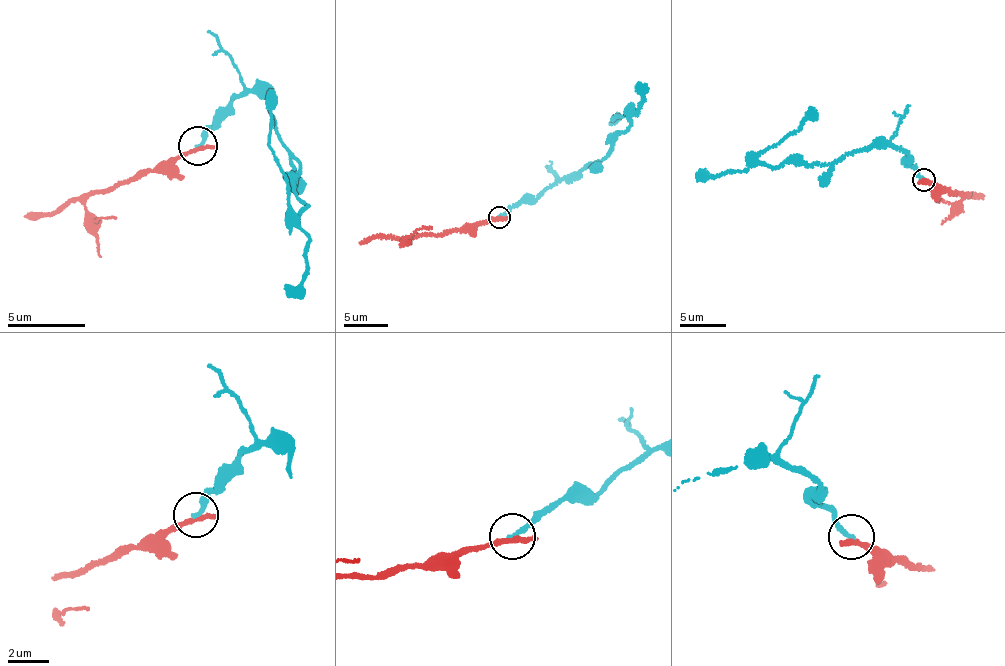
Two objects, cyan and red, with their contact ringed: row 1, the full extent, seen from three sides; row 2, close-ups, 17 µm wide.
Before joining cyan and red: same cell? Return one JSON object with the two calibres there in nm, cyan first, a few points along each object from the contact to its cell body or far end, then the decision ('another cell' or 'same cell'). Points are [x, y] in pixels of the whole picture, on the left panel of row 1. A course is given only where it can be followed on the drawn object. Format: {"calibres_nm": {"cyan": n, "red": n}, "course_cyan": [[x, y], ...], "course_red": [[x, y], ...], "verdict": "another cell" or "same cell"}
{"calibres_nm": {"cyan": 220, "red": 340}, "course_cyan": [[198, 145], [230, 100], [267, 98], [299, 171], [289, 183], [306, 204], [298, 215], [270, 138], [269, 89]], "course_red": [[198, 145], [124, 181], [23, 215]], "verdict": "another cell"}

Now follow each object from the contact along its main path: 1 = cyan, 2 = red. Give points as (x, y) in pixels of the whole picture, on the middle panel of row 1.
1: (499, 217), (604, 158), (611, 149), (611, 138), (627, 129), (629, 112), (613, 119), (617, 116)
2: (499, 217), (435, 234), (373, 235), (359, 243)

